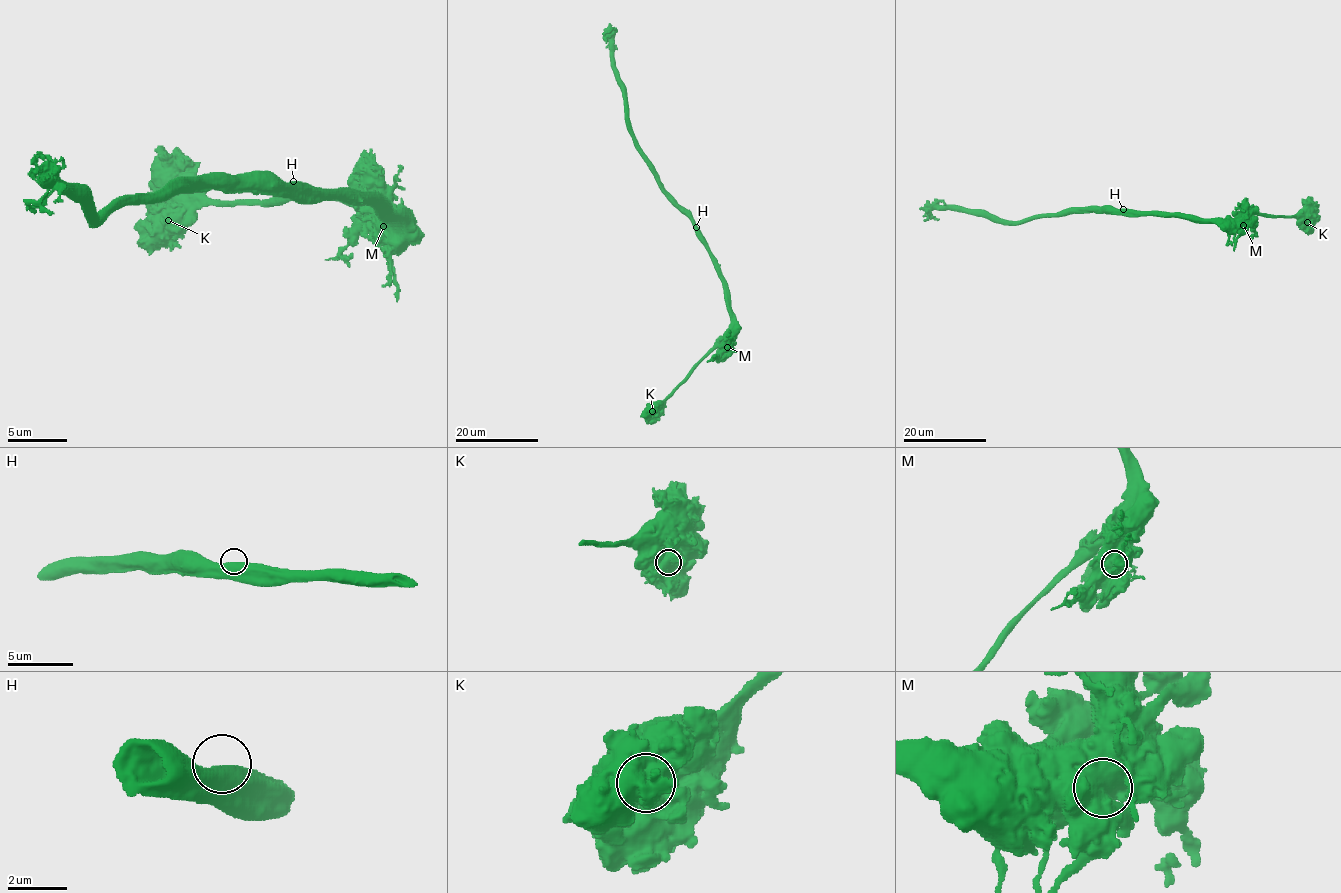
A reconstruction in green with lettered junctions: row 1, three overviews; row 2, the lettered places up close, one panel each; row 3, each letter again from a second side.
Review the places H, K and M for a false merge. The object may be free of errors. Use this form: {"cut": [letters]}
{"cut": ["M"]}

